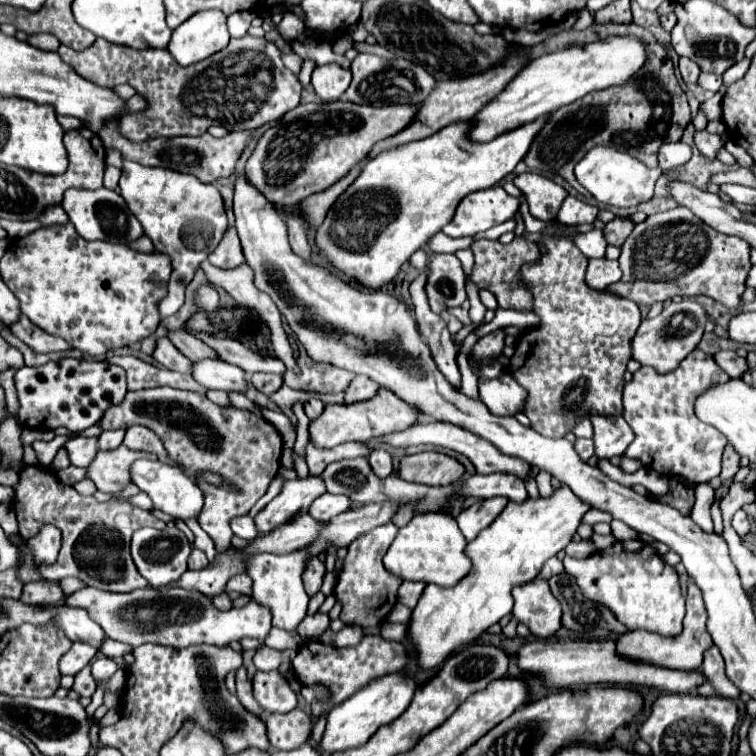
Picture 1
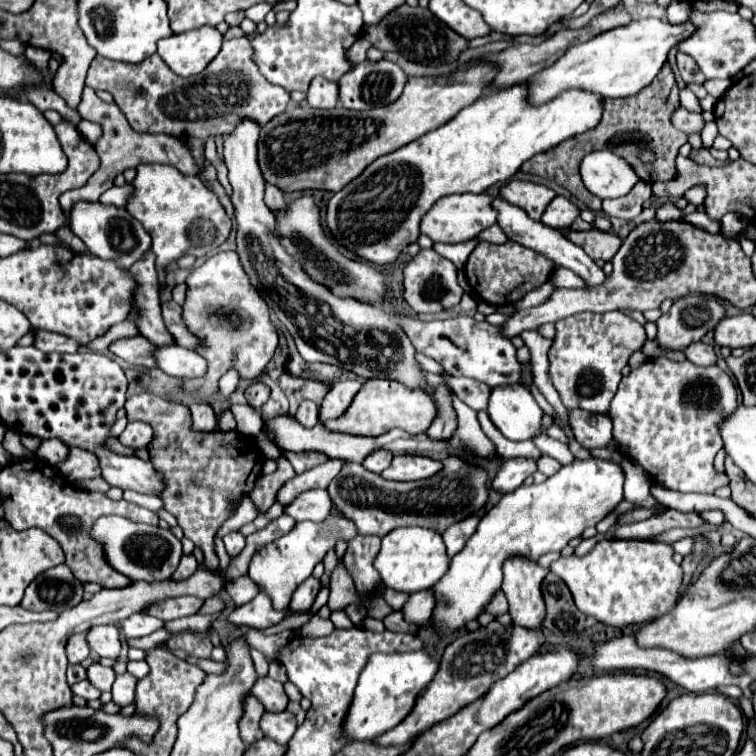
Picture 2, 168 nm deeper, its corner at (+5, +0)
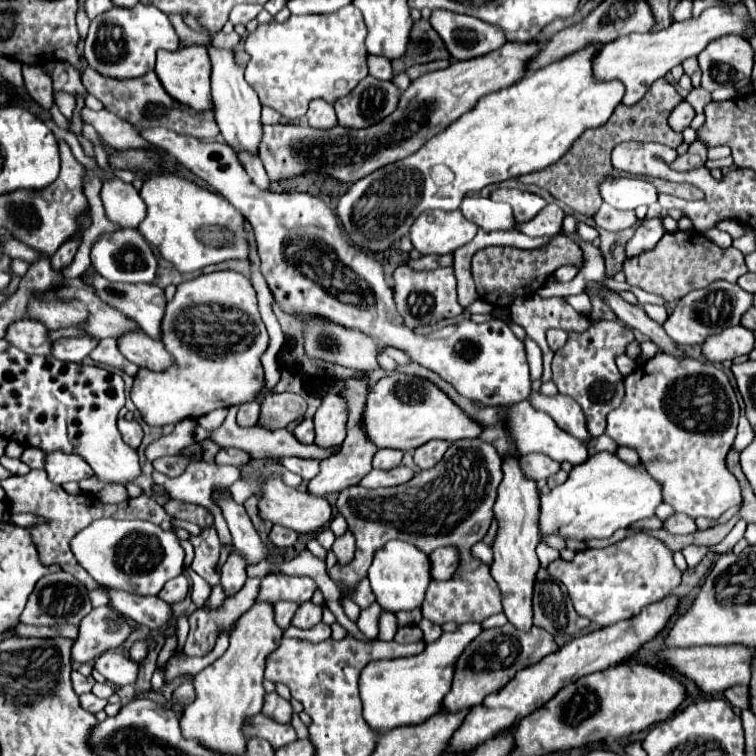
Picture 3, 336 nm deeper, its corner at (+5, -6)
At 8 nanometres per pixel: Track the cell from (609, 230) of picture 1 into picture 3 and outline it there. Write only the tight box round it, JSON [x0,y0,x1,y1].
[472,234,582,308]

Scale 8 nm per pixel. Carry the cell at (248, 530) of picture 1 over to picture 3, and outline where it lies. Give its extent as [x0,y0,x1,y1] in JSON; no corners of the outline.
[220,554,246,596]

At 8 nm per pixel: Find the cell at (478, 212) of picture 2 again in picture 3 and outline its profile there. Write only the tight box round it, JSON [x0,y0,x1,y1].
[410,210,478,256]

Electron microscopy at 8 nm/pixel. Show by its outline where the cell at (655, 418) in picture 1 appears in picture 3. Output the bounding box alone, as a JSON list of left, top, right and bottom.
[606,352,742,520]

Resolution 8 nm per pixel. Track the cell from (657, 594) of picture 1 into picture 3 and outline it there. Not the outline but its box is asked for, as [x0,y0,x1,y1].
[546,534,682,626]

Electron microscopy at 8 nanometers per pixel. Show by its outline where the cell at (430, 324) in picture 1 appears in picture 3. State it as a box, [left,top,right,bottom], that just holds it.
[414,440,448,470]

